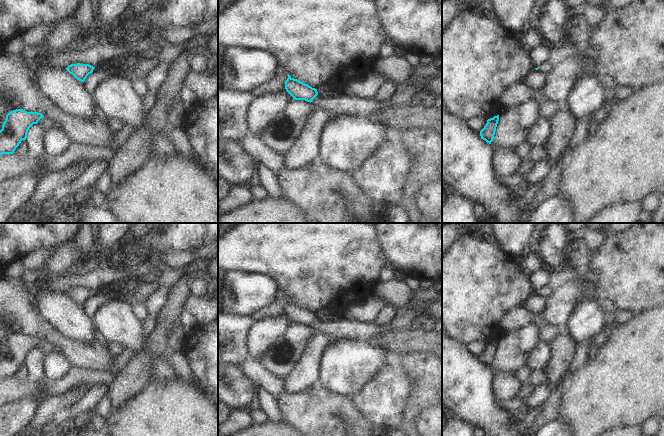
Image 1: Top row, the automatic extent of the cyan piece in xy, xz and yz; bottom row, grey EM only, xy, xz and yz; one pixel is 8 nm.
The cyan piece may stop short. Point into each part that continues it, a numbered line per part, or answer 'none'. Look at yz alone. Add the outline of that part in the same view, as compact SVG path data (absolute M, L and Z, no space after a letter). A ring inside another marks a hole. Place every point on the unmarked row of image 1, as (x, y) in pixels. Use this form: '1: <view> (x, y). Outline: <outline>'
none

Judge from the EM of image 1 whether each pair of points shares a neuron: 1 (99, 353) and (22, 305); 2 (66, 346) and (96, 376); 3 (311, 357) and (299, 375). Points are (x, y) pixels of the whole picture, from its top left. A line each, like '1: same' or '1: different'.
1: same
2: different
3: same

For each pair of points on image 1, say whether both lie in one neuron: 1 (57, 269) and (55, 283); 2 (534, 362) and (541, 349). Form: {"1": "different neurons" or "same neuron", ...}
{"1": "different neurons", "2": "same neuron"}

